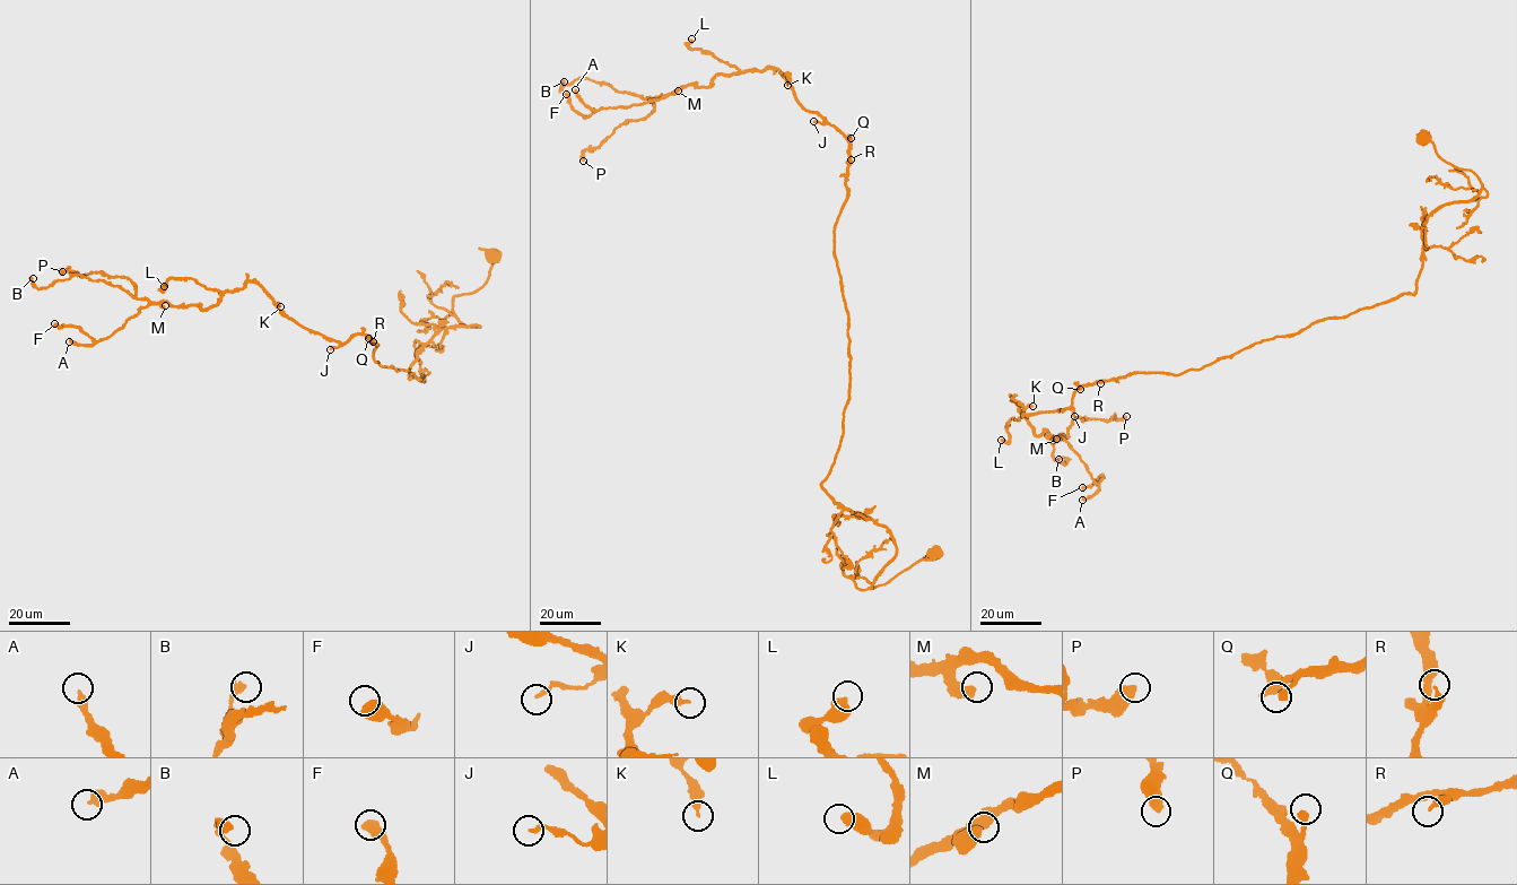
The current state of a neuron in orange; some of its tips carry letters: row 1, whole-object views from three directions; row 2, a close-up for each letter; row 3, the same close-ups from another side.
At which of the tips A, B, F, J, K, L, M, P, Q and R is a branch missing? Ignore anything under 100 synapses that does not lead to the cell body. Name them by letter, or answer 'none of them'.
none of them

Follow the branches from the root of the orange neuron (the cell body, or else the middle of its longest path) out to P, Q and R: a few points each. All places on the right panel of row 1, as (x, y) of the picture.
P: (1422, 137), (1482, 189), (1422, 226), (1415, 293), (1079, 385), (1064, 410), (1011, 399), (1051, 439), (1126, 416)
Q: (1422, 137), (1482, 189), (1437, 207), (1422, 226), (1415, 293), (1202, 369), (1080, 389)
R: (1422, 137), (1482, 189), (1437, 207), (1422, 226), (1415, 293), (1202, 369), (1100, 383)

